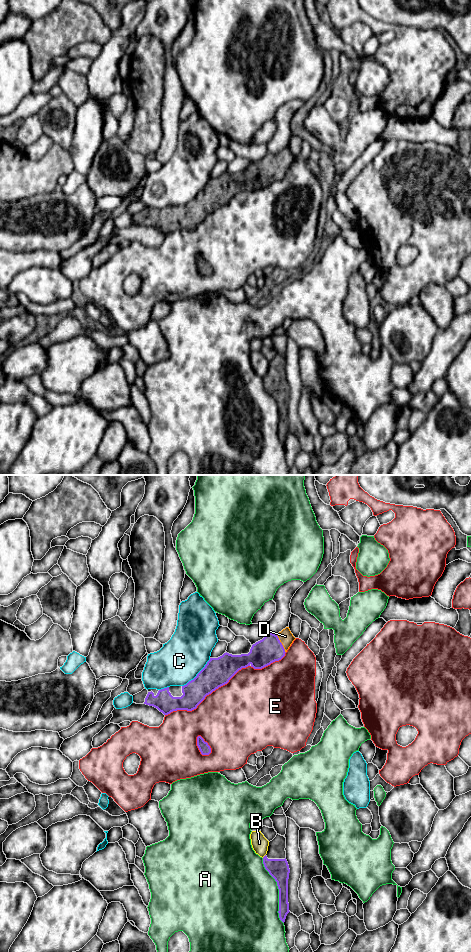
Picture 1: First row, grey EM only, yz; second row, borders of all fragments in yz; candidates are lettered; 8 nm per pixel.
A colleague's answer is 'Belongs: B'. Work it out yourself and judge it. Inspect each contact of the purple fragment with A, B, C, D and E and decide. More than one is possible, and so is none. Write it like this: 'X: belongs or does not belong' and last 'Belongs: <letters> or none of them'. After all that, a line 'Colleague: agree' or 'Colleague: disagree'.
A: does not belong
B: does not belong
C: does not belong
D: belongs
E: does not belong
Belongs: D
Colleague: disagree

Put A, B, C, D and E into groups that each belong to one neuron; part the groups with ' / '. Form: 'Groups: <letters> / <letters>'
Groups: A / B C / D / E

